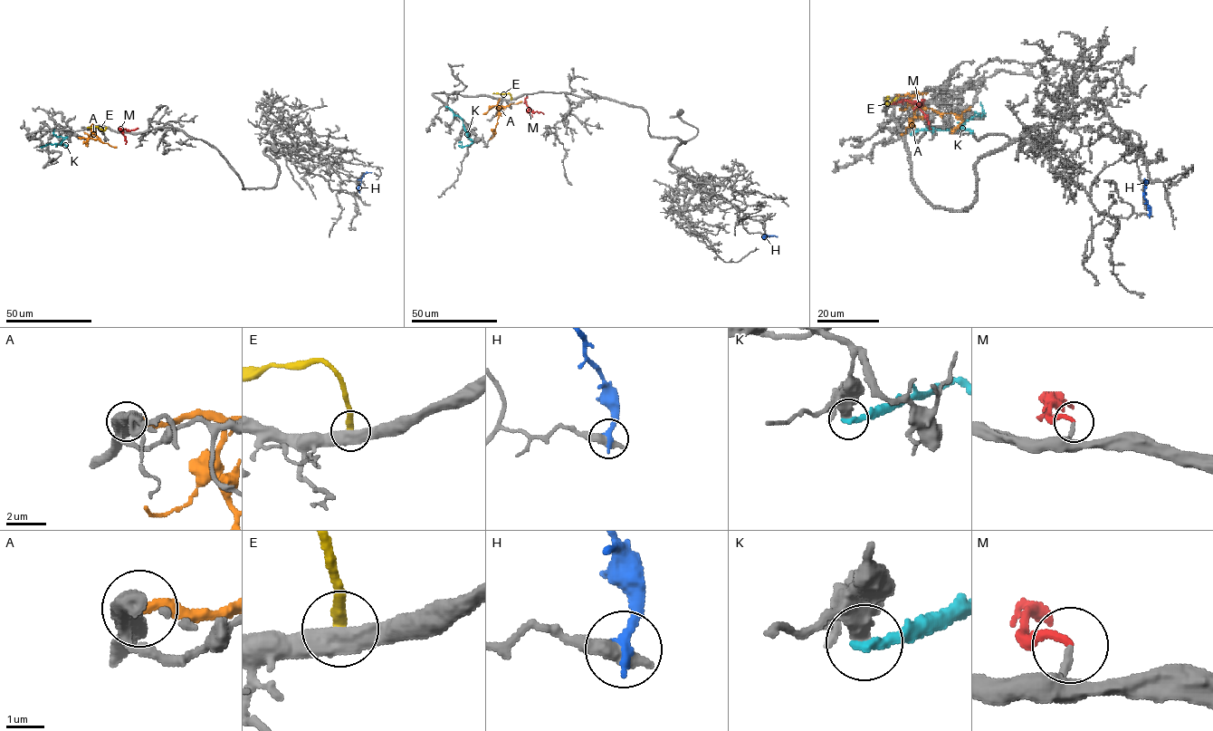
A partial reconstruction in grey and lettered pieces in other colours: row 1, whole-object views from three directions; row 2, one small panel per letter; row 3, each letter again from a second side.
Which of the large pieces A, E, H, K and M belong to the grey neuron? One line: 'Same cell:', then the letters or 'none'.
Same cell: M

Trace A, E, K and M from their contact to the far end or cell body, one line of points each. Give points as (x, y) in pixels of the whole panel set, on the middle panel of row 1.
A: (499, 99), (499, 116), (493, 135), (491, 129)
E: (510, 99), (509, 93), (492, 93)
K: (446, 107), (463, 120), (466, 135), (472, 141), (469, 145), (460, 145)
M: (527, 97), (525, 103), (530, 117)

